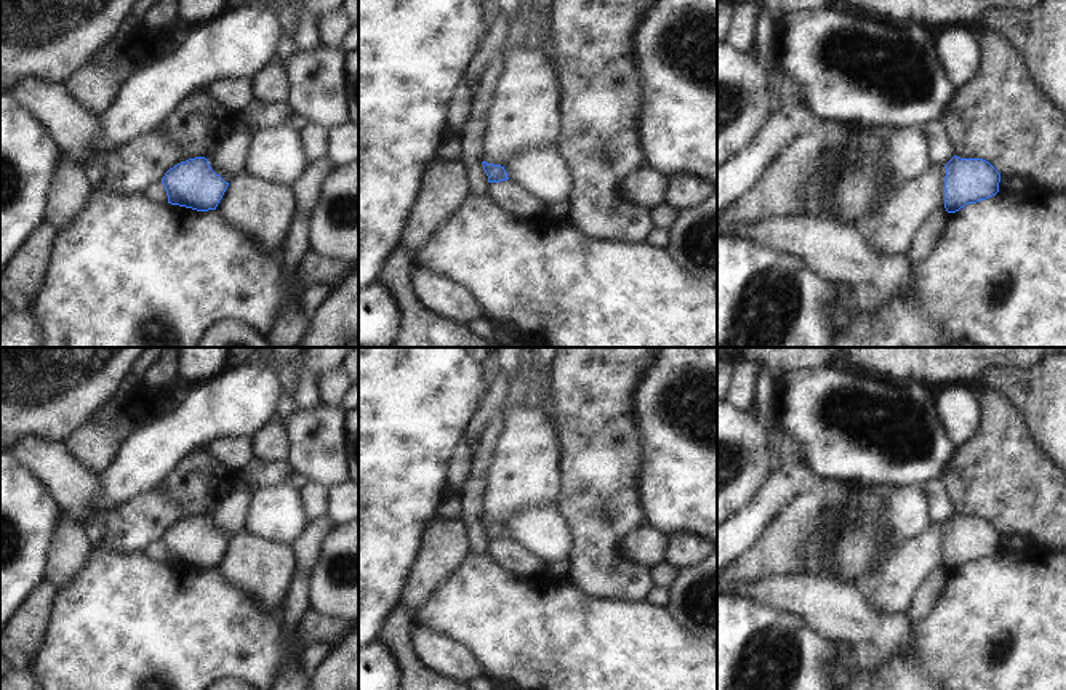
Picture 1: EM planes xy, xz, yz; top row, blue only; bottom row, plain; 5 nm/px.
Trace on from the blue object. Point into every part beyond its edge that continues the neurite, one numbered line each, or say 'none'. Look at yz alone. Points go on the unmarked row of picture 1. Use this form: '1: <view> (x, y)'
none

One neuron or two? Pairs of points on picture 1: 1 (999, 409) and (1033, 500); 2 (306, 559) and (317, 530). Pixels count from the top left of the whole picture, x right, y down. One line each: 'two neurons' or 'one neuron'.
1: one neuron
2: one neuron

